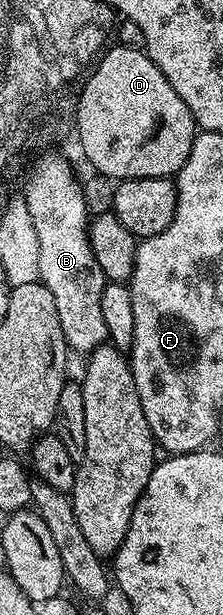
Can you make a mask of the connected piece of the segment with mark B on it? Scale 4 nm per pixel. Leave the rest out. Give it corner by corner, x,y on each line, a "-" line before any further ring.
43,153
31,167
31,176
27,179
25,198
29,217
33,217
33,229
37,229
37,245
41,248
41,265
39,266
39,282
53,293
53,301
57,304
57,317
61,321
63,336
72,352
90,353
108,342
105,317
101,317
101,293
109,282
101,265
97,265
97,257
91,248
89,234
89,214
87,215
87,199
83,196
83,187
75,180
75,171
67,159
59,155

